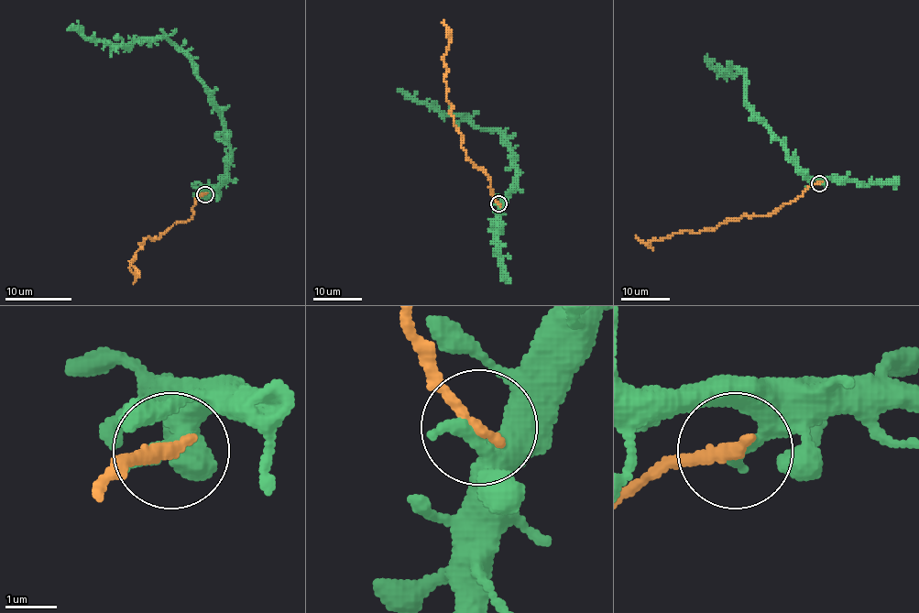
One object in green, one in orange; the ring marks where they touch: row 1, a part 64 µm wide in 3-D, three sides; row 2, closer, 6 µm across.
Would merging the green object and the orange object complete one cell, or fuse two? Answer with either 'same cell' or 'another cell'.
another cell

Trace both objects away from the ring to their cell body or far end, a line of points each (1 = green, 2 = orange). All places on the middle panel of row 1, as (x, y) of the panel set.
1: (498, 203), (503, 203), (517, 171), (509, 143), (497, 131), (477, 128), (461, 115), (444, 115), (397, 90)
2: (498, 203), (488, 177), (466, 157), (463, 136), (453, 124), (443, 80), (451, 36), (443, 19)

